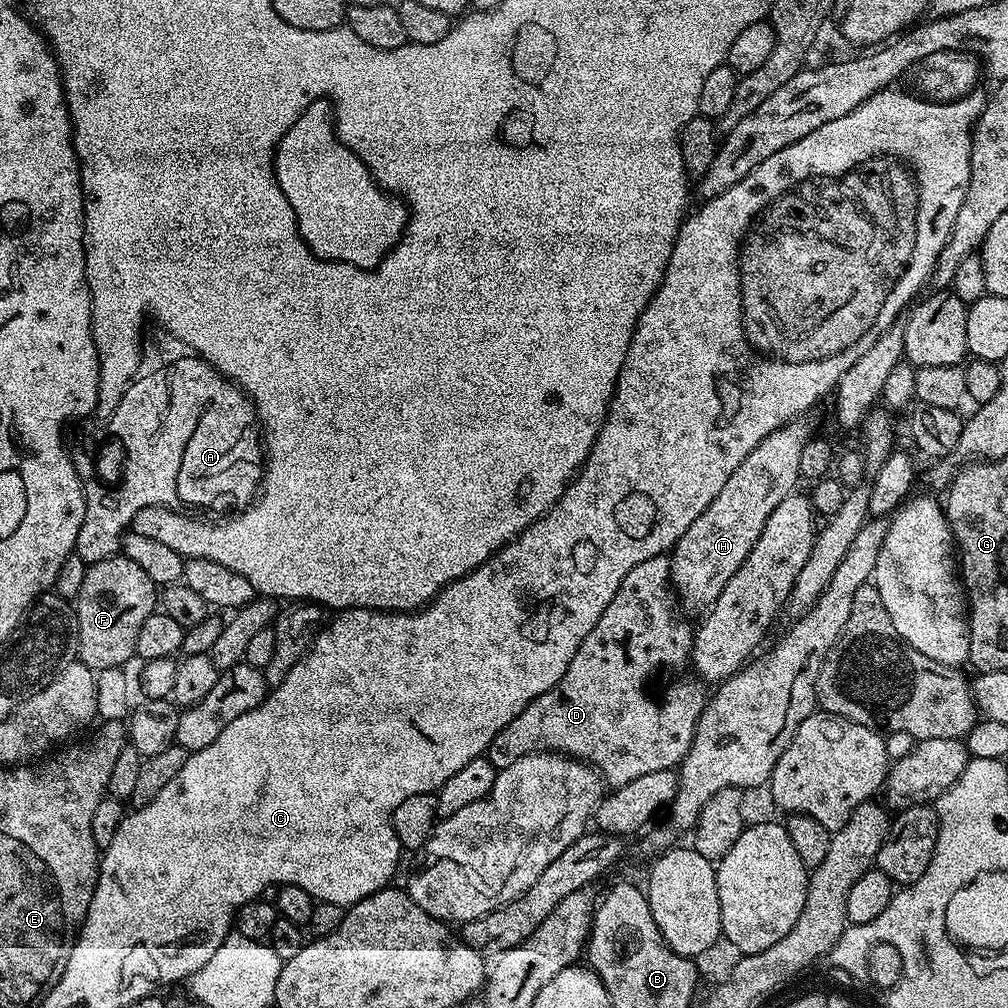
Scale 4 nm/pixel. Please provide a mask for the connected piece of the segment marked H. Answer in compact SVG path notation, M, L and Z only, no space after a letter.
M797 418L783 424L774 434L770 434L746 454L742 466L730 474L726 486L722 486L718 498L706 506L698 518L690 525L690 530L678 538L670 553L670 580L674 592L688 604L701 610L707 609L722 594L726 582L734 578L738 566L746 562L746 554L754 550L766 518L774 514L774 506L782 498L797 491L800 480L798 462L806 442L813 439L814 432L807 419Z

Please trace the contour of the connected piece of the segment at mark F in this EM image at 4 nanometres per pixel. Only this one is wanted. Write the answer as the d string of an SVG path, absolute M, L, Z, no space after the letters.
M117 554L88 565L86 579L82 582L82 590L76 595L74 607L78 618L79 663L93 670L123 668L128 664L128 659L136 656L138 630L142 628L142 622L146 622L146 618L157 611L158 585L135 562L130 562L130 558Z

